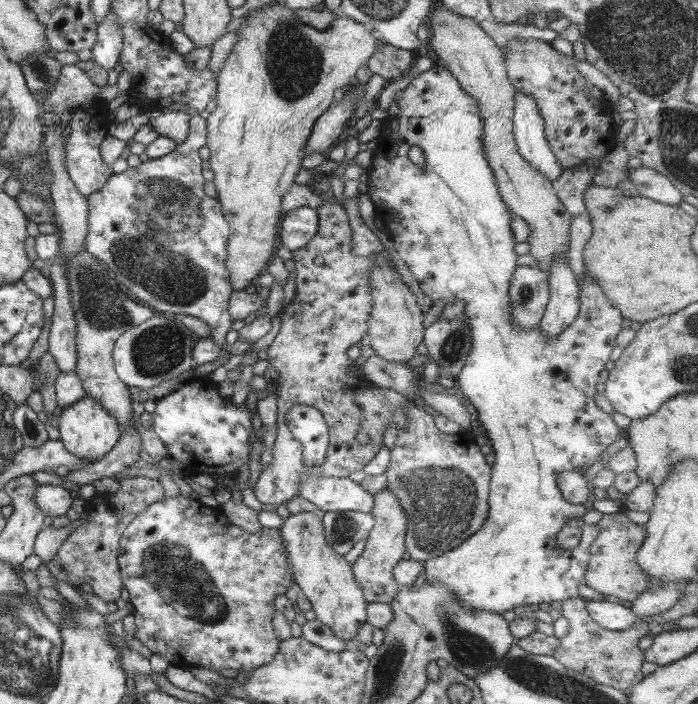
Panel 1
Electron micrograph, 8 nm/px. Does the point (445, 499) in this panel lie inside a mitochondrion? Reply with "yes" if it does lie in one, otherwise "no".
yes

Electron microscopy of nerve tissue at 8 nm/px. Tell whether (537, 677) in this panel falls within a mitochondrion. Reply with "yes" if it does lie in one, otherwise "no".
yes

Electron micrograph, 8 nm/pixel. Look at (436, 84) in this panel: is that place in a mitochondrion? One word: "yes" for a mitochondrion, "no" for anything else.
no

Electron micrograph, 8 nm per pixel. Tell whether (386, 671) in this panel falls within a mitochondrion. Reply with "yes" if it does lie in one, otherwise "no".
yes

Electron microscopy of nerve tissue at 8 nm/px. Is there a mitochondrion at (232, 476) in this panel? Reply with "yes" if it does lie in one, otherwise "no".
no

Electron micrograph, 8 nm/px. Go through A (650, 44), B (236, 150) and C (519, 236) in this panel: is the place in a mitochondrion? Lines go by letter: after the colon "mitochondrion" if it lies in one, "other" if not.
A: mitochondrion
B: other
C: other

